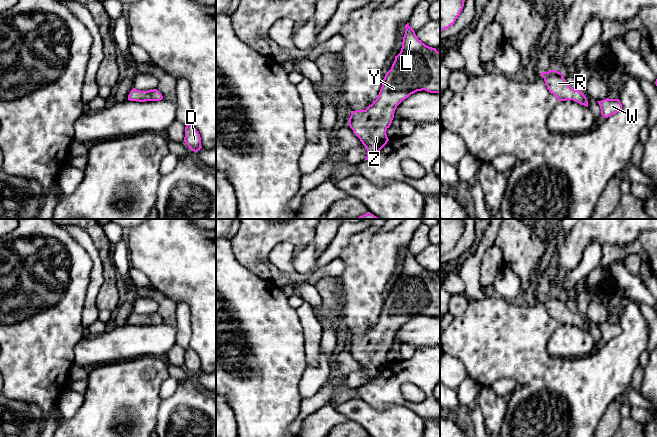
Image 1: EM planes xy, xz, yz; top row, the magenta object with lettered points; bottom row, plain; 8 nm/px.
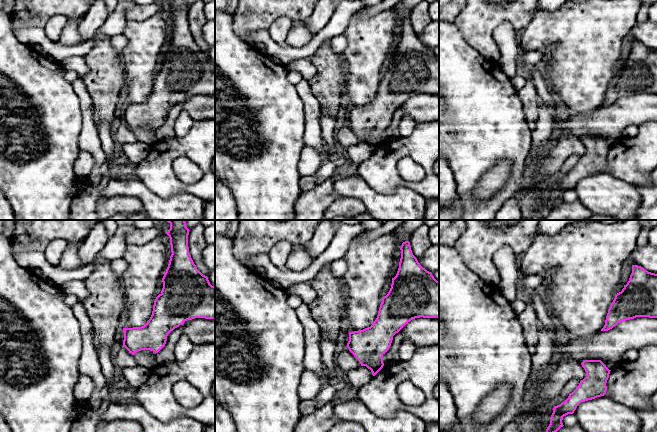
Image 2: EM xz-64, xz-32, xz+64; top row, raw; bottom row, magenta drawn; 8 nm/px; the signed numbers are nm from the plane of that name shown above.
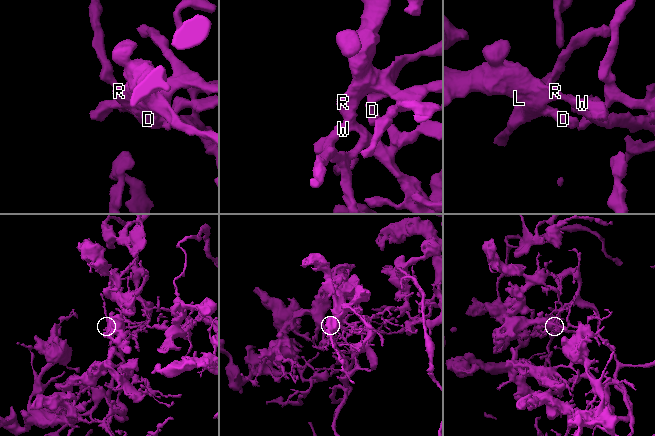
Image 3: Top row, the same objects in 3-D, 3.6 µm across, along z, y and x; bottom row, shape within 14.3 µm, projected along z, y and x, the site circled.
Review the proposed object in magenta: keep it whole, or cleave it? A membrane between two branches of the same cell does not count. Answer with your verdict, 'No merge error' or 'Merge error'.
No merge error

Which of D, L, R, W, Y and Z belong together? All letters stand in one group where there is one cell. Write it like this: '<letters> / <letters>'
D L R W Y Z

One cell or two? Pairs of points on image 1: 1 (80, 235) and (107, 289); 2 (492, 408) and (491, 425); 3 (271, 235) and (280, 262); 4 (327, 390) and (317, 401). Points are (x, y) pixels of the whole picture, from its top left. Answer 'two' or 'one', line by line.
1: two
2: one
3: two
4: one

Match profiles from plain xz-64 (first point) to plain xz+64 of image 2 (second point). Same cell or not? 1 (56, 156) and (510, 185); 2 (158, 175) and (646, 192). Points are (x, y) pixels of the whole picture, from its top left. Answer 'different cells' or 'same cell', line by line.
1: same cell
2: different cells

